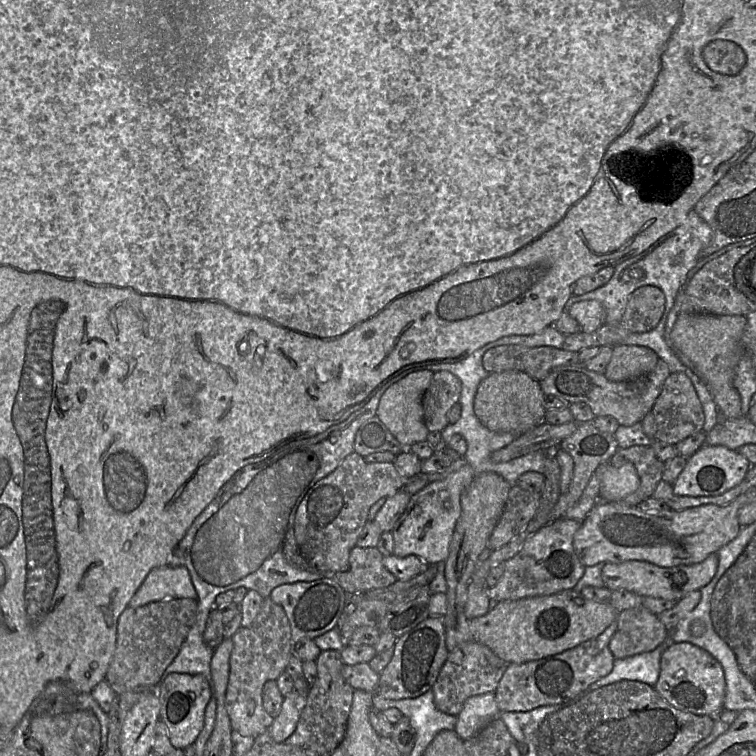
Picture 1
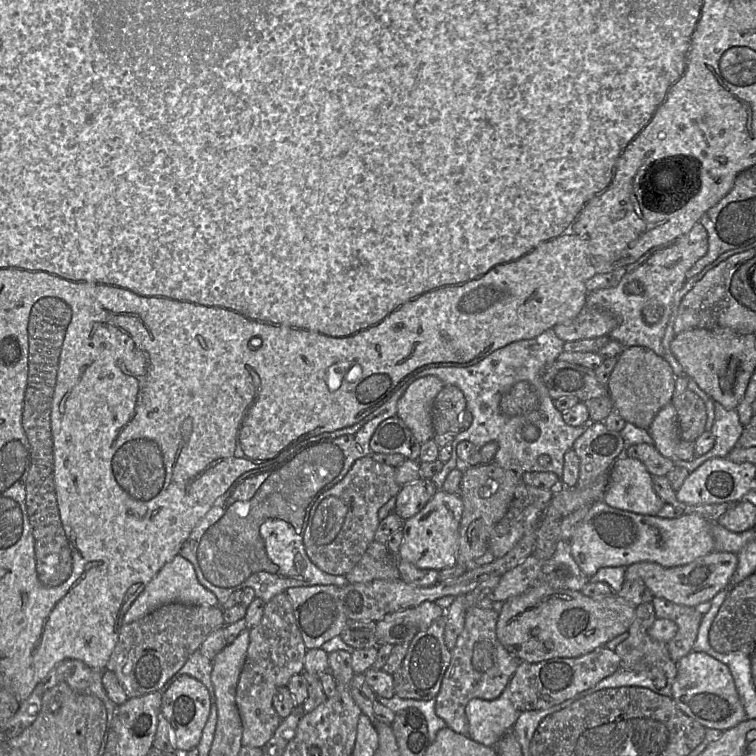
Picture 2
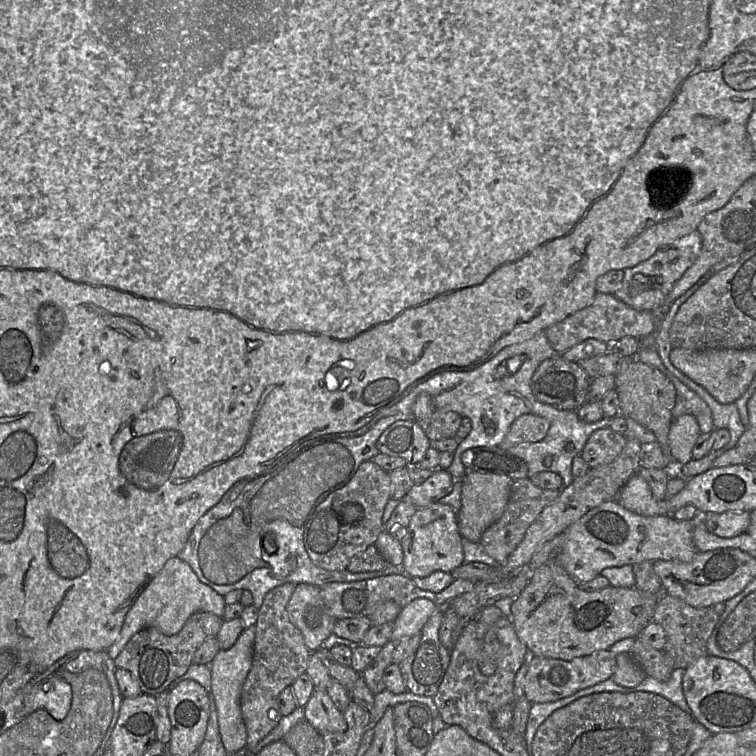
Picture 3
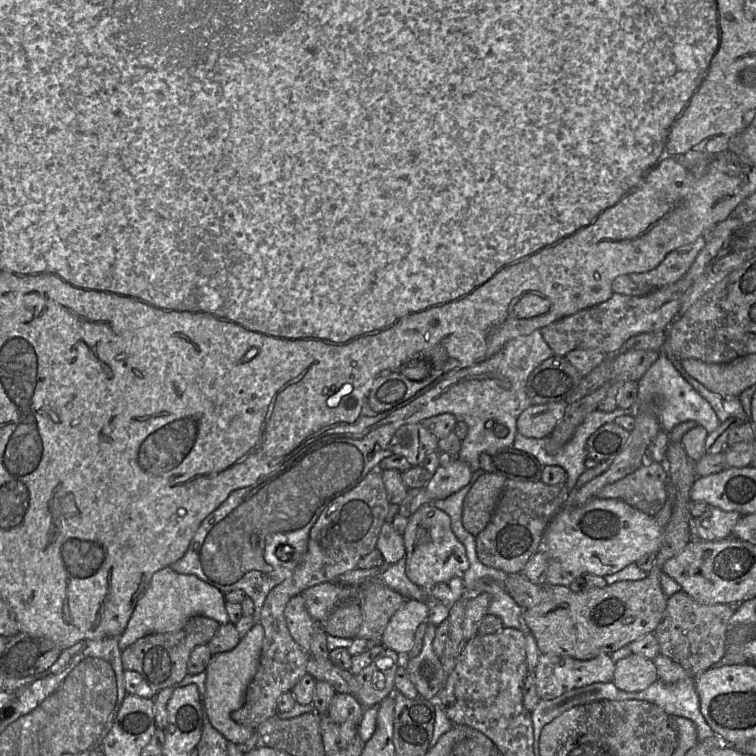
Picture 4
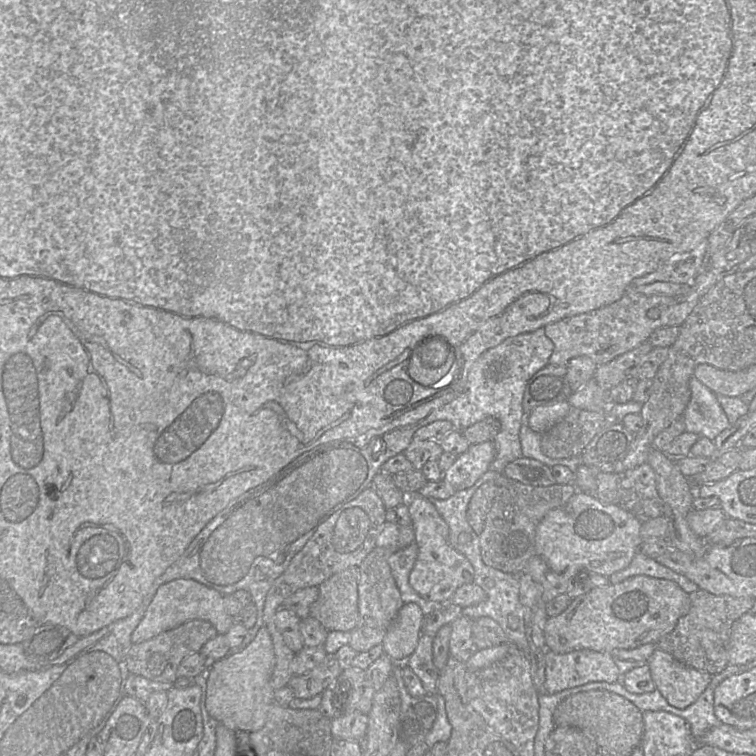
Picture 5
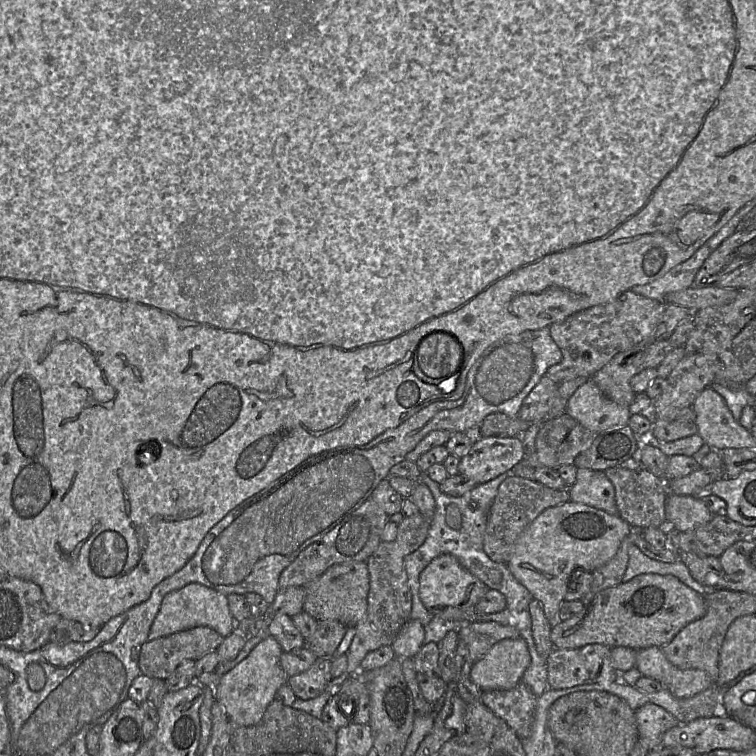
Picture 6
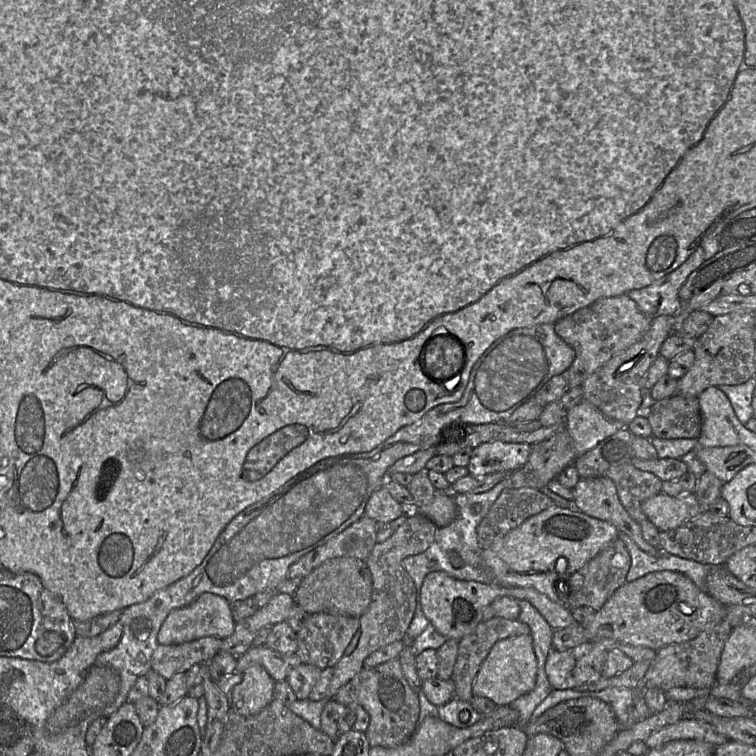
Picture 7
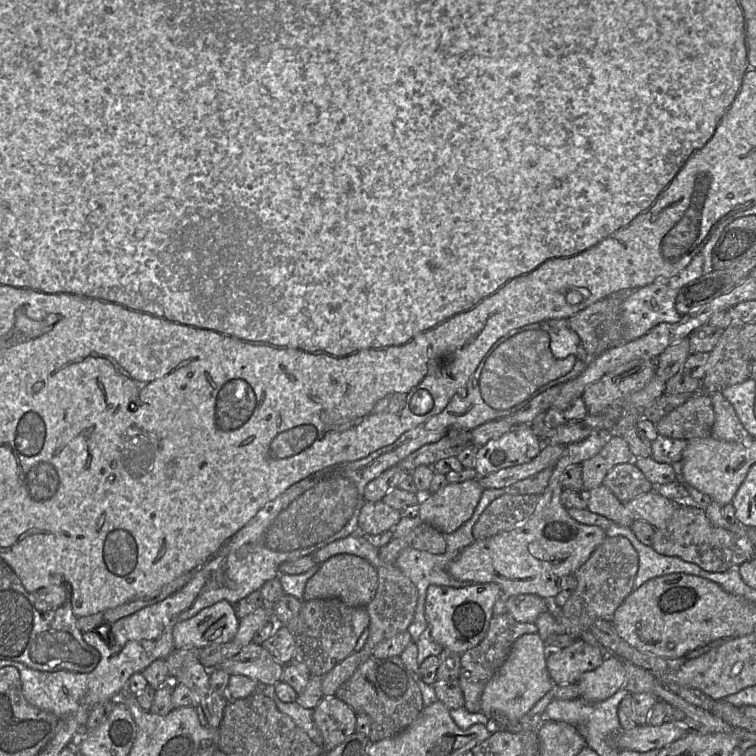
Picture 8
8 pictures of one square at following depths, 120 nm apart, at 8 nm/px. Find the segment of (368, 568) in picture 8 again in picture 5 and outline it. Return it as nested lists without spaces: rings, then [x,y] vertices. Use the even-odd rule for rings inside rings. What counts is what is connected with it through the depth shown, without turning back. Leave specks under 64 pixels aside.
[[[350,567],[332,575],[319,585],[319,596],[310,606],[310,616],[316,618],[328,631],[350,632],[360,620],[359,567]]]

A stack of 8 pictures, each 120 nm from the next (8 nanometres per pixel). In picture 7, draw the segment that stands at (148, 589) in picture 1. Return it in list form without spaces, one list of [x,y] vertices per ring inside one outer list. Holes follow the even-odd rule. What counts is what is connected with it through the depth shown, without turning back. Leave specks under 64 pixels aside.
[[[203,593],[188,606],[174,609],[168,614],[161,625],[157,641],[160,645],[175,645],[208,636],[223,640],[234,632],[235,625],[230,610],[230,602],[224,597]]]

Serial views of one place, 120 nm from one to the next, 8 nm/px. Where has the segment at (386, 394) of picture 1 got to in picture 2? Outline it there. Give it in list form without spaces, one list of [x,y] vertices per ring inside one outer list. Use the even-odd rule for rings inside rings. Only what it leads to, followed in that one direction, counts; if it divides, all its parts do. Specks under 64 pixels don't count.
[[[433,375],[413,380],[397,403],[397,417],[410,429],[422,445],[435,435],[432,426],[432,407],[444,383]]]

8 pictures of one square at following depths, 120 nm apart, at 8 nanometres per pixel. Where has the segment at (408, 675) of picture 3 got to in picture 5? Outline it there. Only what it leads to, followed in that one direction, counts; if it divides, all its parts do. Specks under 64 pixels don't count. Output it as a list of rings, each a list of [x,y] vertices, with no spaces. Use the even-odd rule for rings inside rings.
[[[424,634],[420,637],[418,645],[409,657],[408,666],[420,678],[428,694],[438,694],[437,685],[439,671],[433,662],[434,637]]]

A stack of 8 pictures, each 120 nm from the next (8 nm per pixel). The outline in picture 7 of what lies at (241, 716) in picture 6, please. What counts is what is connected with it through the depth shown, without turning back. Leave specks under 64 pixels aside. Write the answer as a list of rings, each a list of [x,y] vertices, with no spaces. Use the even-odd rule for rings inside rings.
[[[261,665],[248,667],[242,676],[242,681],[234,686],[229,695],[230,707],[241,715],[253,716],[274,699],[276,681]]]

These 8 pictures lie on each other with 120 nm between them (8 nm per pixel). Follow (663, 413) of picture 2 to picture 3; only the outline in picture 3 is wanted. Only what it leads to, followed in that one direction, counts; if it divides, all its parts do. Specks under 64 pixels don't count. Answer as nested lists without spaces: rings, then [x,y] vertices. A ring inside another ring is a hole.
[[[684,414],[671,423],[668,443],[669,457],[674,465],[692,460],[692,449],[701,434],[699,424],[692,414]]]

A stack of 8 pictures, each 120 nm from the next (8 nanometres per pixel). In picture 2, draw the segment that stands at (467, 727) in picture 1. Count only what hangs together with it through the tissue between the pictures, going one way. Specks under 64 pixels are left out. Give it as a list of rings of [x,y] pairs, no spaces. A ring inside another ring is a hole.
[[[508,685],[495,700],[471,699],[465,708],[468,736],[477,743],[495,748],[497,742],[512,730],[520,713],[511,702]]]

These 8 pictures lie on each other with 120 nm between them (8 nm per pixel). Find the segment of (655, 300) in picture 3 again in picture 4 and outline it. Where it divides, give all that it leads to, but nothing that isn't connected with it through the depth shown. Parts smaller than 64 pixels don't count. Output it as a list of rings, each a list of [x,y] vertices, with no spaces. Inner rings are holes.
[[[700,236],[693,243],[668,253],[655,269],[648,272],[631,273],[628,276],[636,284],[647,284],[655,289],[673,284],[686,274],[704,246],[705,239]]]

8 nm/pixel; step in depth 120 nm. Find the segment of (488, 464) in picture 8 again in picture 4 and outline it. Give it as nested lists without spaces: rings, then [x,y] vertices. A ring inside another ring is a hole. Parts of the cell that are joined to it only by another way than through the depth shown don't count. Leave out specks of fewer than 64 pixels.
[[[457,459],[448,466],[439,466],[424,489],[431,501],[445,499],[468,485],[471,477],[470,466]]]

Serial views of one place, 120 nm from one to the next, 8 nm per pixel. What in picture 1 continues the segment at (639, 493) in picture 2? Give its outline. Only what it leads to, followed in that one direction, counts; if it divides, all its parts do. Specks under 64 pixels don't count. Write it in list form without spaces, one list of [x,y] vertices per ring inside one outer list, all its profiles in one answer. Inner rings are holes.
[[[607,462],[603,465],[598,502],[623,503],[623,500],[634,493],[639,485],[640,479],[632,463],[614,466]]]

